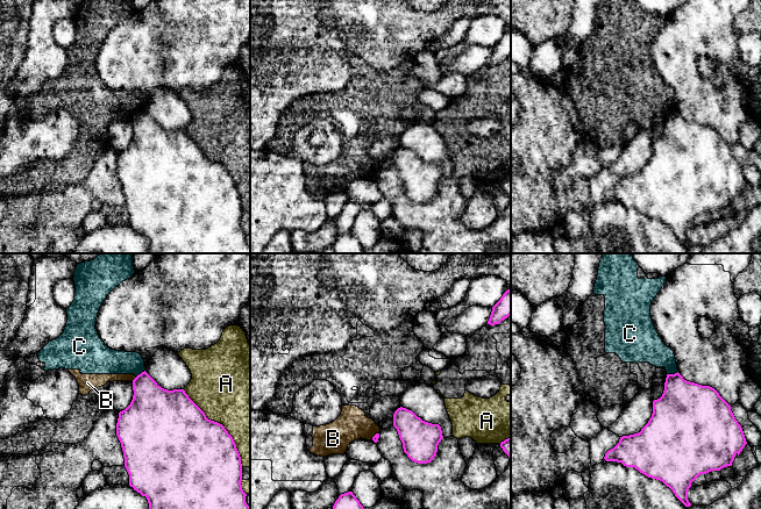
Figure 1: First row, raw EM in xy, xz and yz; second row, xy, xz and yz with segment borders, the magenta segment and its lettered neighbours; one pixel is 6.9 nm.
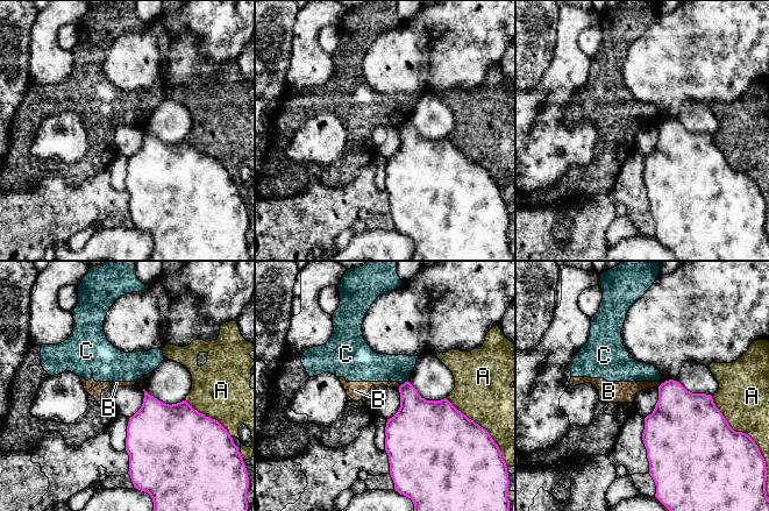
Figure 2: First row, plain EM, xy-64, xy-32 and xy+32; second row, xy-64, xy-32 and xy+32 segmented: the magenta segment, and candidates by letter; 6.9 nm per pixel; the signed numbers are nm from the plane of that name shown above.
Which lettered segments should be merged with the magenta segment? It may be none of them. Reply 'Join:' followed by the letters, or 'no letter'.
Join: no letter

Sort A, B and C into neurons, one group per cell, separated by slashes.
A / B C

